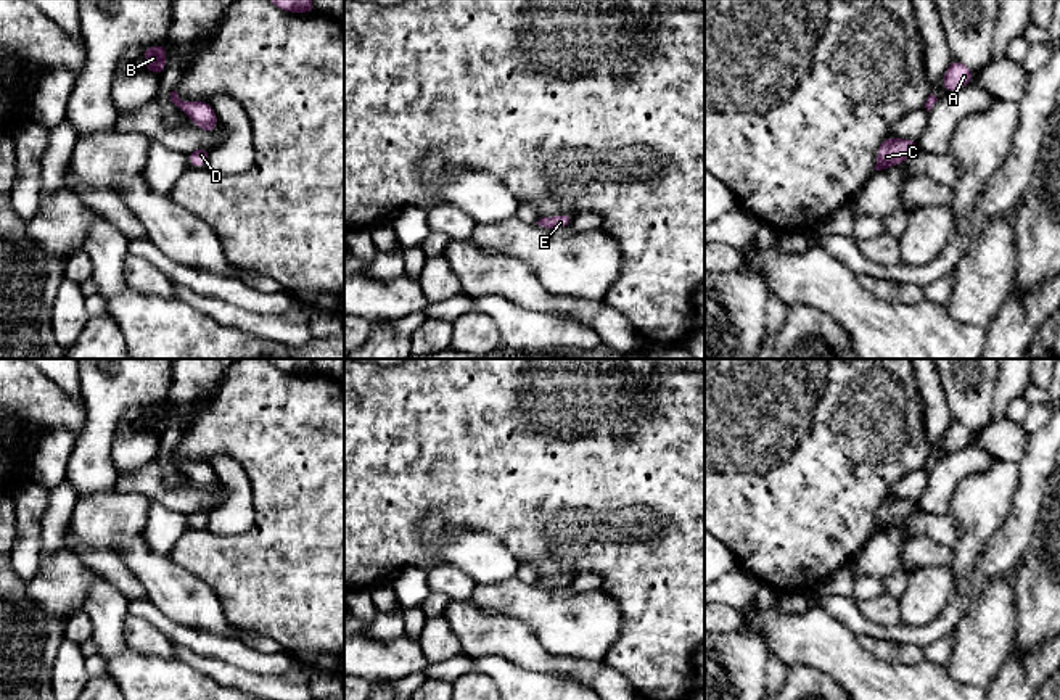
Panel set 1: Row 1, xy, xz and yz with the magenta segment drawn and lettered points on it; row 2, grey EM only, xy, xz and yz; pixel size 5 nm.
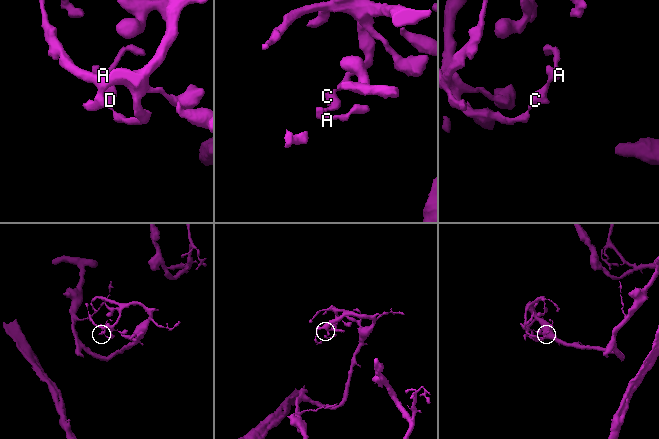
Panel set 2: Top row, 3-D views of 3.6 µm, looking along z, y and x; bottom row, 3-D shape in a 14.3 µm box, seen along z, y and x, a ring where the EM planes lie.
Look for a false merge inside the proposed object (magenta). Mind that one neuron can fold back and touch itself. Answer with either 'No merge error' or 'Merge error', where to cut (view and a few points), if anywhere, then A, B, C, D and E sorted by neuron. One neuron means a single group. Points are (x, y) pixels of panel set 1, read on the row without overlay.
No merge error. No split. Groups: A B C D E

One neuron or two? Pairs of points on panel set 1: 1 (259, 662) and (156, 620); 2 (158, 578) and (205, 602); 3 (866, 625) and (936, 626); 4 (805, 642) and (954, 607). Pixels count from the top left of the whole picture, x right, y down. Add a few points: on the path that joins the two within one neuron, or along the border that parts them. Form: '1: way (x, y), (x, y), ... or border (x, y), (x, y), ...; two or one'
1: way (234, 652), (182, 634); one
2: way (169, 586), (193, 602); one
3: way (883, 633), (919, 633); one
4: border (821, 609), (856, 638); two

